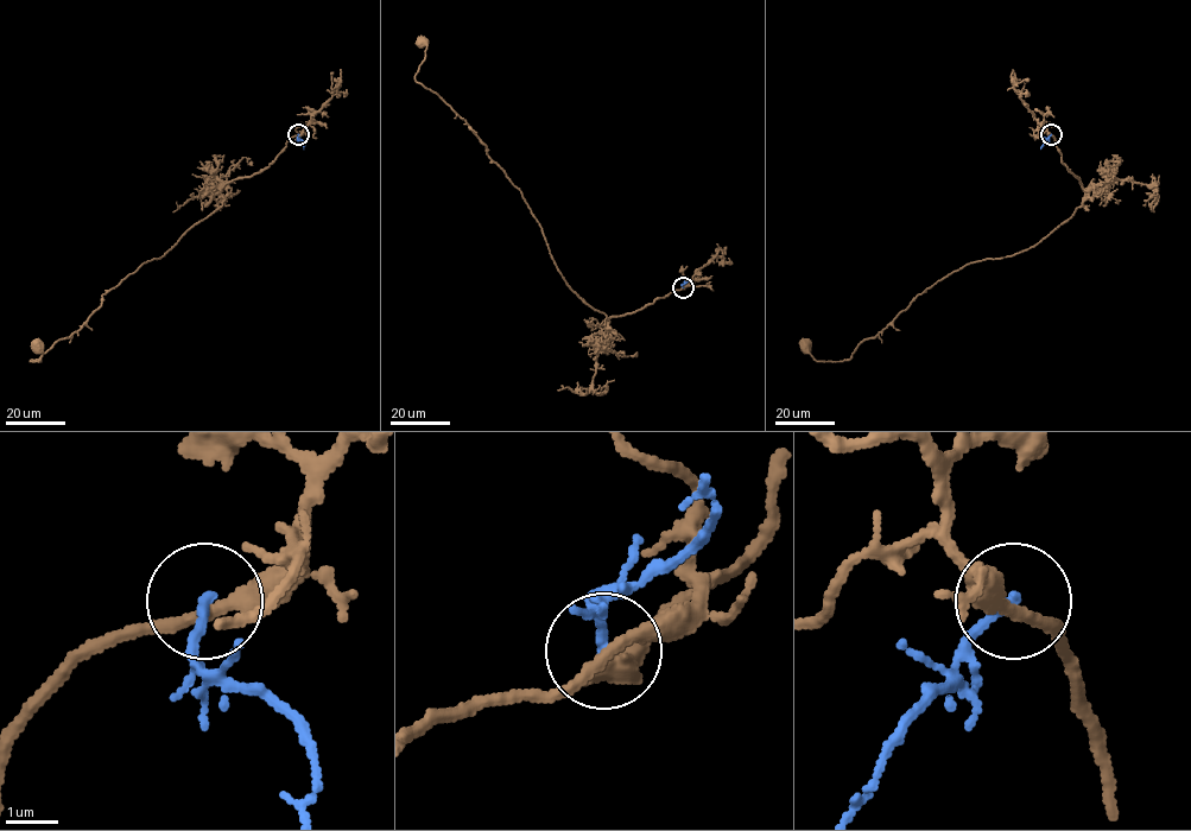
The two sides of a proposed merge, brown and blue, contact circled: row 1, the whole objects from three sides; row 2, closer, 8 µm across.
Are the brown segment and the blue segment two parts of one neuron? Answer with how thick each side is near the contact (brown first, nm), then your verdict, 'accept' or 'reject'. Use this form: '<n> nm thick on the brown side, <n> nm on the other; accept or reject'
240 nm thick on the brown side, 200 nm on the other; reject

